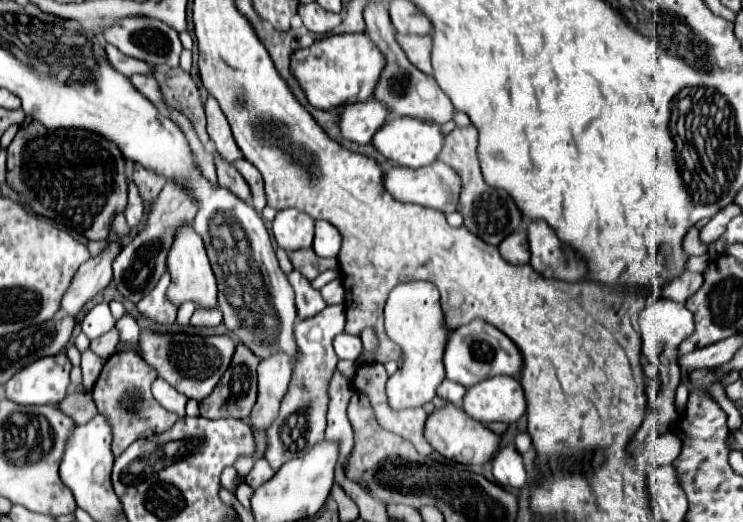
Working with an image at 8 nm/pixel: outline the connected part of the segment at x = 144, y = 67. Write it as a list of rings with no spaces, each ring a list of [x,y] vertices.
[[[105,45],[105,53],[107,53],[107,59],[109,59],[109,65],[111,65],[115,71],[127,75],[127,77],[133,75],[133,73],[151,73],[151,65],[123,55],[117,47]]]

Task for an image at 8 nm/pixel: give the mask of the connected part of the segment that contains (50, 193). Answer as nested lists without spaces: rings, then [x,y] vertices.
[[[39,121],[19,129],[7,149],[7,181],[23,205],[91,241],[107,241],[109,223],[127,207],[123,153],[103,135],[85,129],[47,129]]]

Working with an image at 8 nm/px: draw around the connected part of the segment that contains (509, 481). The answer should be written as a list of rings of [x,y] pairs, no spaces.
[[[505,445],[495,455],[491,465],[493,465],[493,477],[501,487],[523,489],[527,485],[527,471],[523,467],[523,457],[517,453],[515,445]]]

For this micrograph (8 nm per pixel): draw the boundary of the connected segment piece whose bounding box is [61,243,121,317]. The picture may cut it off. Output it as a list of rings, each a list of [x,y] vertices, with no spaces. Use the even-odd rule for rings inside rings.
[[[109,243],[109,249],[105,249],[103,255],[97,255],[79,267],[61,299],[61,311],[65,315],[77,317],[85,307],[85,303],[95,299],[95,295],[101,293],[111,283],[113,279],[111,263],[119,251],[121,251],[119,243]]]

